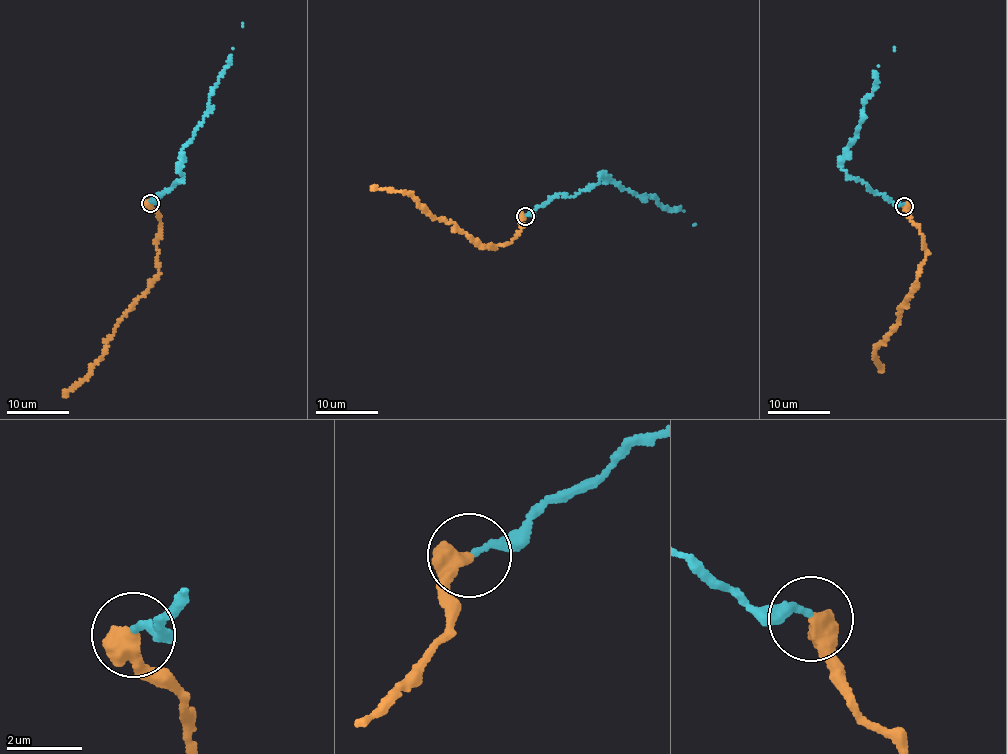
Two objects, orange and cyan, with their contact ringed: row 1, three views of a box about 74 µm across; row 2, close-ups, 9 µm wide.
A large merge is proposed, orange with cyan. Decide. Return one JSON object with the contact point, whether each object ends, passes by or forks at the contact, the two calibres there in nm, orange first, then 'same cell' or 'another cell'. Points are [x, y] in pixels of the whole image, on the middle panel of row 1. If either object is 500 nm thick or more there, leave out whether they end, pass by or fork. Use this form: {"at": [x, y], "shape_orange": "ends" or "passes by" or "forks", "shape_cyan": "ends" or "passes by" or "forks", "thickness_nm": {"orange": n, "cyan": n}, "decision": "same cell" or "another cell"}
{"at": [525, 216], "thickness_nm": {"orange": 600, "cyan": 190}, "decision": "same cell"}

